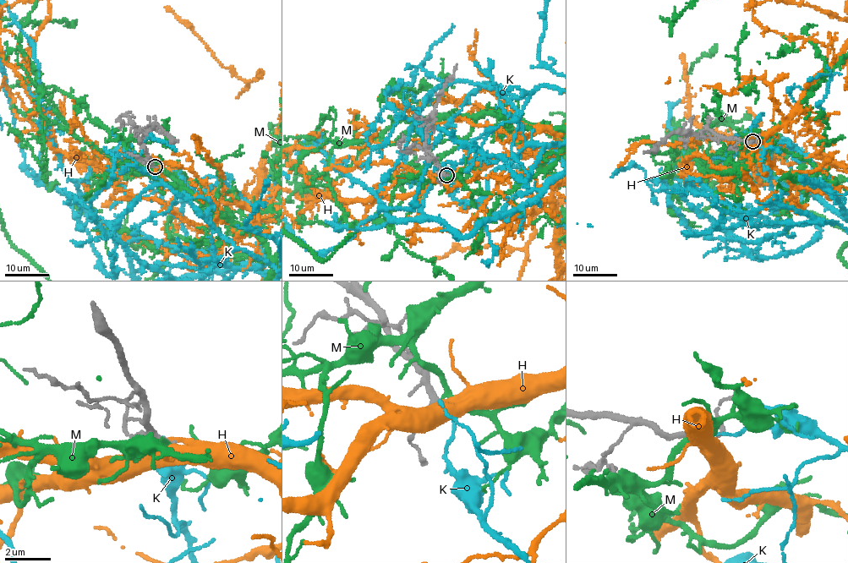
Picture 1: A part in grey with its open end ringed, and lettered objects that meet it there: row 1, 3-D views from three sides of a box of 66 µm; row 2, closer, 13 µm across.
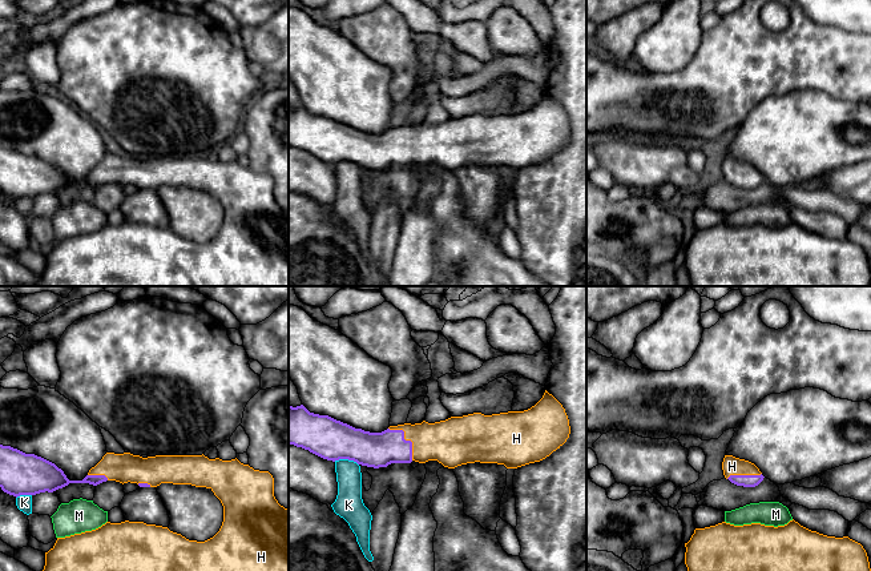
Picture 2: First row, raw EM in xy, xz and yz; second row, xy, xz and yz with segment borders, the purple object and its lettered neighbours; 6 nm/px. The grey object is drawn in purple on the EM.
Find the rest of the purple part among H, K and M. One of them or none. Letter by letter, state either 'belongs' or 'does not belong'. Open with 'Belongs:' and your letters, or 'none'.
Belongs: H
H: belongs
K: does not belong
M: does not belong

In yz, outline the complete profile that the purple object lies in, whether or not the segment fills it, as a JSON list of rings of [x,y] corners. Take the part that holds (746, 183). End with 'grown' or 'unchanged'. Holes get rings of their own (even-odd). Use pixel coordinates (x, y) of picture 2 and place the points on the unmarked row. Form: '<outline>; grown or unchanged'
[[[725,157],[722,172],[726,181],[743,189],[755,189],[765,180],[754,165],[733,157]]]; grown

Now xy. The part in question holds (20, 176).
[[[0,146],[0,189],[4,194],[36,197],[53,194],[69,185],[89,185],[97,188],[106,182],[137,185],[140,189],[157,189],[161,185],[191,186],[210,190],[223,208],[223,224],[219,233],[205,244],[189,242],[168,229],[144,224],[106,224],[101,229],[57,240],[55,248],[45,254],[44,272],[39,274],[35,286],[289,286],[289,212],[274,198],[274,180],[269,173],[254,172],[237,160],[222,162],[202,157],[156,157],[142,160],[130,154],[106,154],[89,172],[82,182],[69,182],[55,165],[25,156],[11,148]]]; grown

